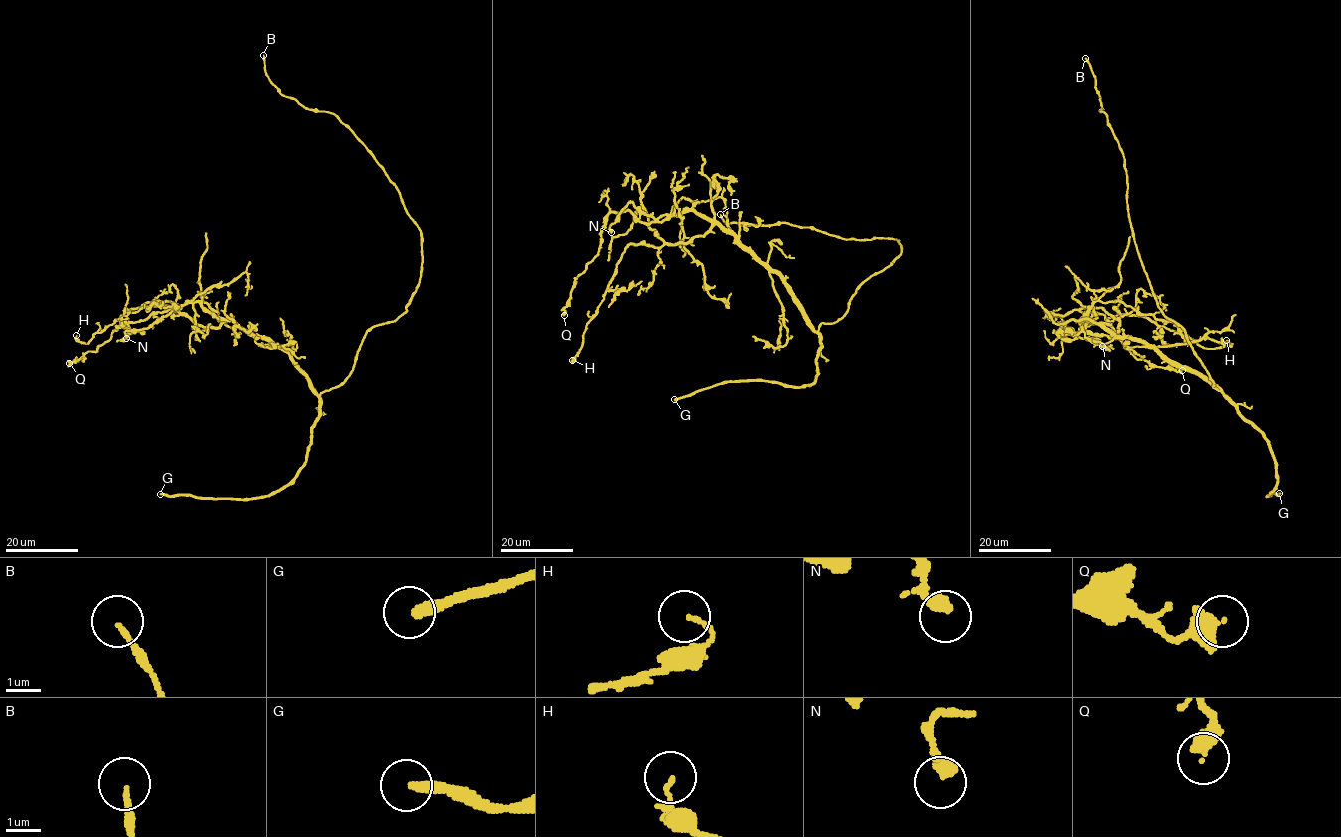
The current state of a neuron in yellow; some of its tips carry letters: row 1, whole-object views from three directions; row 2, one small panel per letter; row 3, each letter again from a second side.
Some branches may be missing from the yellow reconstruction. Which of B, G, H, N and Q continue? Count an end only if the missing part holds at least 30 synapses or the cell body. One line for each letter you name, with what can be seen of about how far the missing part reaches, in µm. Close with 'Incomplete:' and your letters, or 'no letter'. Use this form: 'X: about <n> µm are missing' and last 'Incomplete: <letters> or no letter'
B: about 10 µm are missing
G: about 250 µm are missing
Incomplete: B, G

